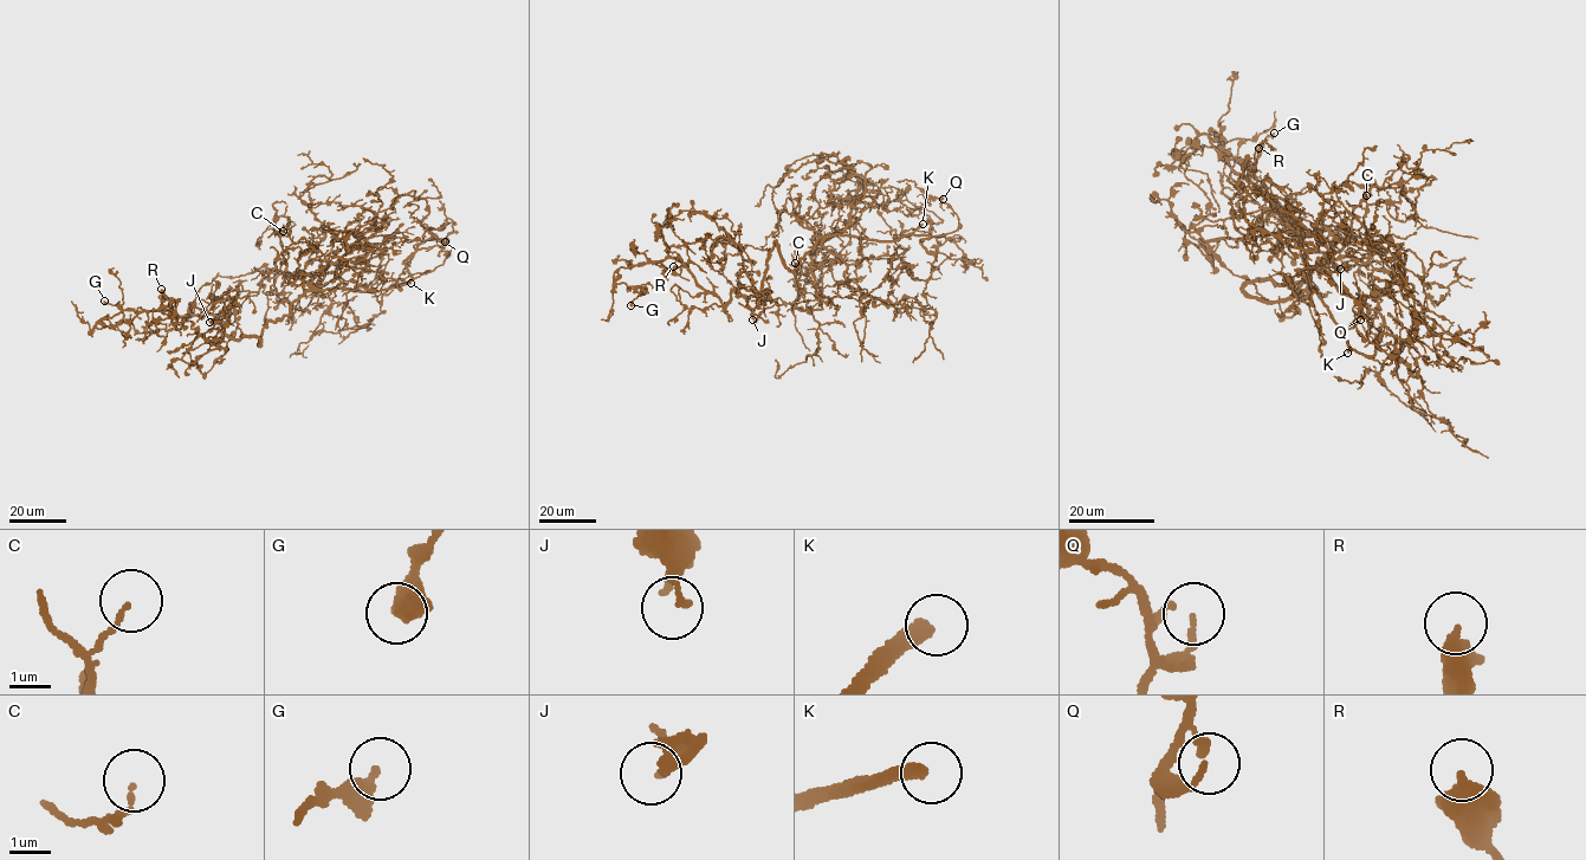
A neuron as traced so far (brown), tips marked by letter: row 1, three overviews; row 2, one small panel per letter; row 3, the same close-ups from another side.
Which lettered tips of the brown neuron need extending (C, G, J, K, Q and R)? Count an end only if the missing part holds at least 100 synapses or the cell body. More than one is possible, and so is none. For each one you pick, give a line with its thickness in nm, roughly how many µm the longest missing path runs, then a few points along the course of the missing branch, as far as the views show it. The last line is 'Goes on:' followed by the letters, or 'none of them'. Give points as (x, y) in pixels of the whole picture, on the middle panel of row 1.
K: Thickness 320 nm. Missing length about 80 µm
Goes on: K

